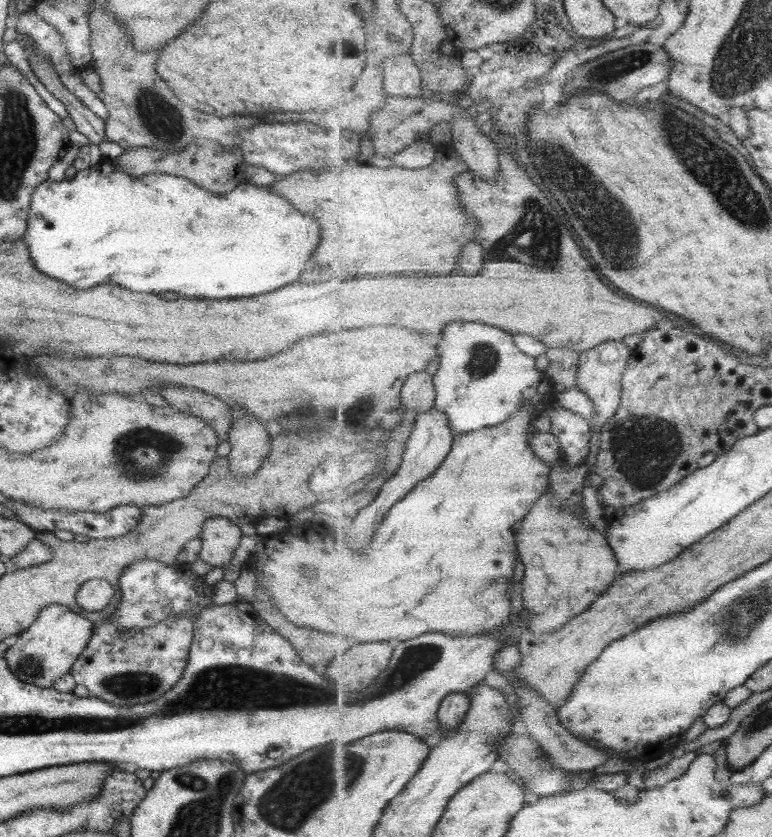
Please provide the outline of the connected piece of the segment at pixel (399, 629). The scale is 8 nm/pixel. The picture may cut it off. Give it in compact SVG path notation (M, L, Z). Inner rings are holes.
M525 405L521 407L521 412L517 412L517 416L513 416L513 420L507 420L505 424L501 424L501 426L497 426L497 428L483 428L483 430L477 430L477 432L464 432L463 434L455 433L454 434L454 443L451 449L451 452L447 455L447 458L444 460L444 463L440 466L439 469L436 470L435 474L428 476L423 482L419 483L407 496L404 496L397 504L393 505L393 508L389 509L389 512L385 515L385 520L381 522L381 526L379 526L379 530L377 530L377 534L373 536L373 542L371 542L371 546L369 548L365 548L363 550L363 554L347 554L347 552L331 552L331 554L317 554L317 550L313 548L313 544L308 544L307 546L311 546L309 550L305 548L305 542L303 540L299 540L299 537L289 537L285 540L276 539L275 536L260 538L256 541L255 549L253 551L253 554L249 556L249 559L244 562L244 565L246 566L246 569L252 572L255 575L256 578L256 584L255 586L263 587L264 591L270 596L271 602L274 604L275 607L279 608L281 610L281 614L289 622L293 622L293 624L297 624L297 626L307 626L307 628L312 628L316 631L326 632L330 635L337 635L337 636L351 636L351 638L357 638L353 644L357 644L357 642L375 642L375 640L393 640L393 638L397 638L397 640L401 641L408 641L412 638L415 638L416 636L421 636L424 634L429 634L430 632L442 632L445 634L448 634L449 636L454 637L460 637L460 636L469 636L471 635L496 635L497 633L500 634L500 637L504 638L504 642L502 642L502 645L504 648L502 648L497 653L496 658L496 669L499 670L500 674L502 676L505 676L507 680L515 681L516 682L516 692L520 696L520 708L519 708L519 714L521 721L524 723L524 726L526 727L526 730L528 731L528 737L534 742L537 743L548 755L548 759L551 760L551 764L555 764L557 768L563 770L563 772L573 772L573 774L579 774L581 772L585 771L593 771L597 766L601 766L602 764L605 764L607 760L611 759L611 756L607 756L607 753L605 751L601 751L597 749L597 747L593 747L592 743L585 742L585 740L578 739L576 736L573 736L571 734L571 731L569 729L566 729L560 721L559 715L558 715L558 709L553 706L538 690L535 690L530 684L526 684L526 682L522 682L522 680L518 680L516 676L514 676L514 672L516 671L517 667L520 667L521 661L522 661L522 654L520 651L519 644L517 642L517 637L510 636L508 634L508 624L512 622L512 616L511 616L511 600L509 600L509 594L507 593L507 590L510 588L510 582L512 582L511 578L513 578L513 574L515 574L515 564L517 564L517 556L519 555L518 548L516 547L516 533L513 534L513 526L519 522L519 520L523 520L527 514L529 514L529 510L533 508L533 504L545 494L545 492L548 491L549 485L550 485L550 475L552 472L552 465L546 462L543 462L533 450L531 450L531 446L529 446L529 440L533 438L533 434L535 432L538 432L538 430L535 430L535 426L531 424L531 406ZM307 564L307 568L313 568L315 570L315 578L313 580L305 580L303 576L301 576L302 572L299 572L303 566Z

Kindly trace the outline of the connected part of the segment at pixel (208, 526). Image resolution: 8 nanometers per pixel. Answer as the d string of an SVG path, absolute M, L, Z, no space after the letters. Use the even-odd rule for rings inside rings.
M213 517L202 522L199 539L201 548L198 558L204 563L210 564L215 568L224 568L231 563L233 551L237 548L240 541L241 531L229 519L223 517Z

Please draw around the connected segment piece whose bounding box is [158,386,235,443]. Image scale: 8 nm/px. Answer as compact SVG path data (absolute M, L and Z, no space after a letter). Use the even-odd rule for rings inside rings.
M162 386L158 393L170 404L170 407L205 421L204 423L216 433L216 440L219 443L227 440L235 416L233 410L222 400L210 393L205 394L194 388L183 386Z

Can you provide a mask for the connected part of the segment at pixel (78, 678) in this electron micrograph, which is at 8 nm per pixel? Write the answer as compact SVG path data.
M189 611L135 632L109 621L95 622L86 647L68 673L75 685L87 688L89 696L113 706L127 708L157 700L181 678L192 641L192 628Z

